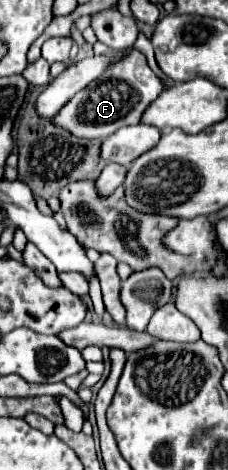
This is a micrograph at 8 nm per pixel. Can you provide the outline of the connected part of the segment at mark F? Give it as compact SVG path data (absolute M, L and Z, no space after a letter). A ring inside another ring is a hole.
M130 51L122 61L110 65L96 81L74 95L54 117L54 125L64 127L76 137L106 139L114 131L126 125L138 125L146 107L164 91L160 77L150 69L146 57L140 51Z

